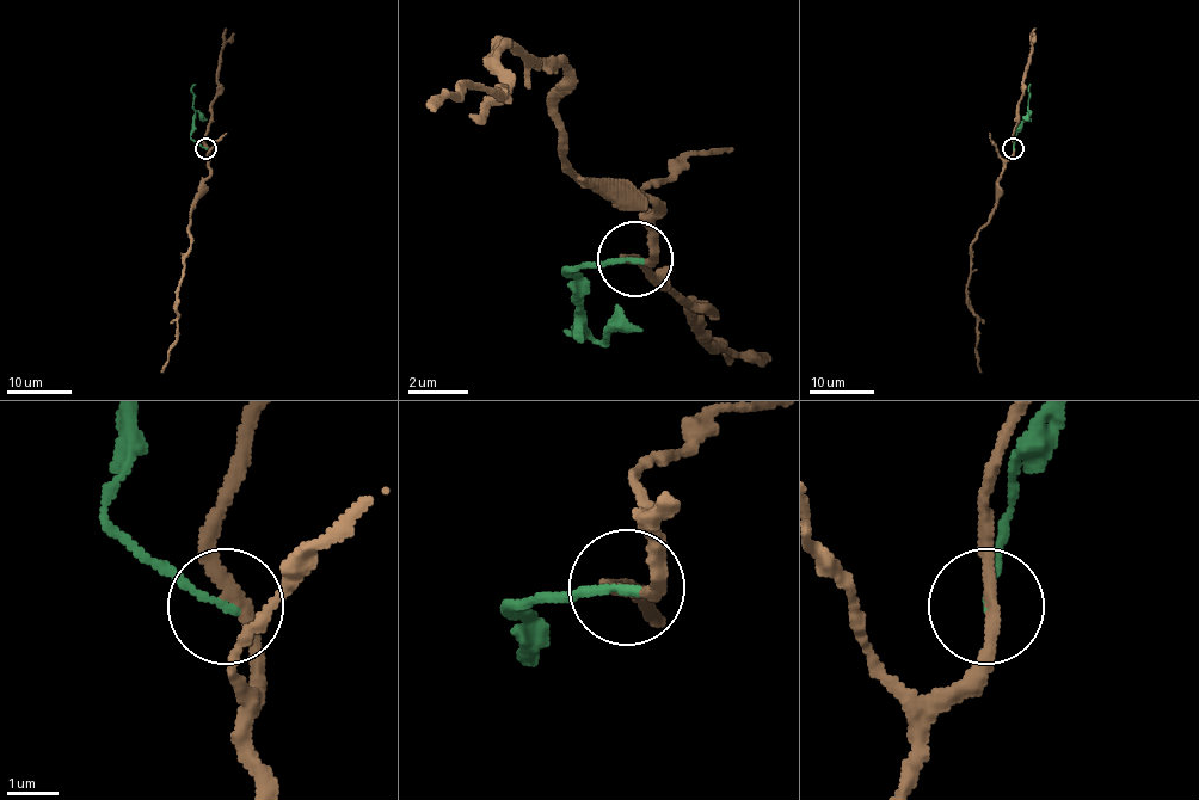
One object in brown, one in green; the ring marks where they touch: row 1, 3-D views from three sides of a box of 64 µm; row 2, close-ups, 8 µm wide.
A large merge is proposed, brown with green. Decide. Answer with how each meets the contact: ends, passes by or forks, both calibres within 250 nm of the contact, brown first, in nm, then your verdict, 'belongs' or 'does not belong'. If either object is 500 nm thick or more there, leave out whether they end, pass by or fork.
brown passes by; green ends; calibres 240 and 180 nm; does not belong

